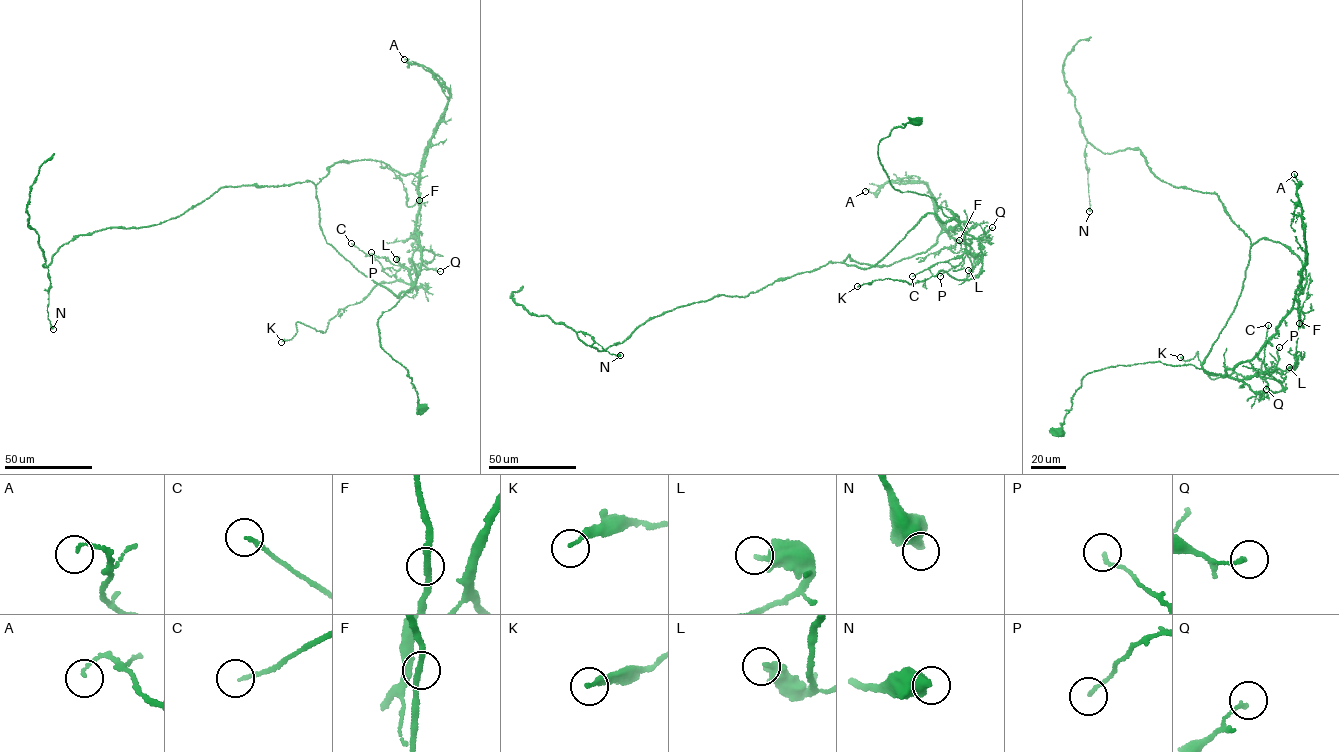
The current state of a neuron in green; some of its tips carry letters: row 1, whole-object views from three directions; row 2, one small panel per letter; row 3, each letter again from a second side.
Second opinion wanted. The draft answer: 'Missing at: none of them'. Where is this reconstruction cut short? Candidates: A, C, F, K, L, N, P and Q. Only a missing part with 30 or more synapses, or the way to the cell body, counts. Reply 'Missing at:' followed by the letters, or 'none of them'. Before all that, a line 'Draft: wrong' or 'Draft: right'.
Draft: right
Missing at: none of them

